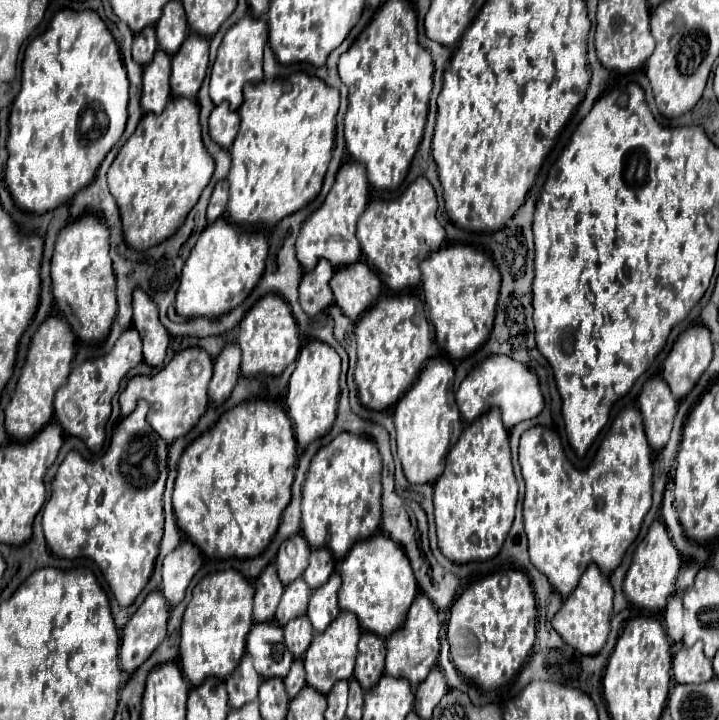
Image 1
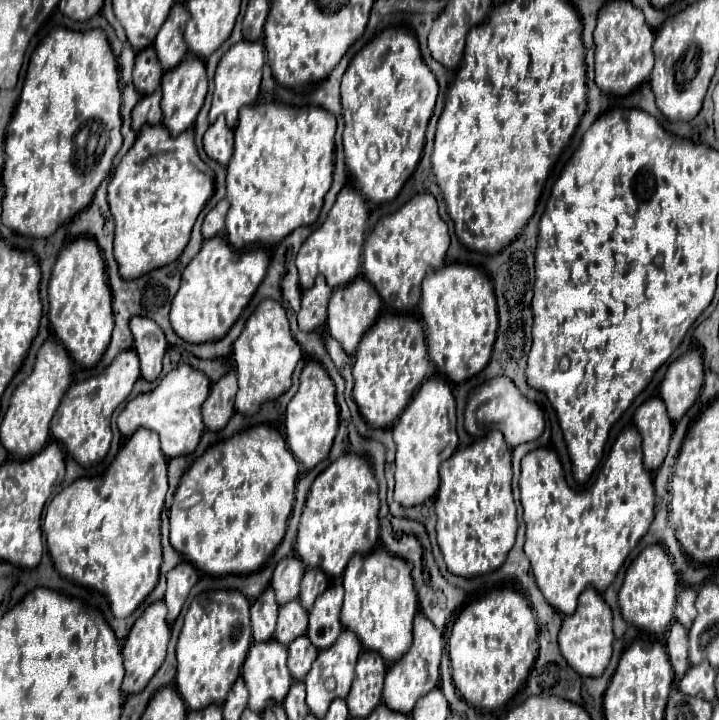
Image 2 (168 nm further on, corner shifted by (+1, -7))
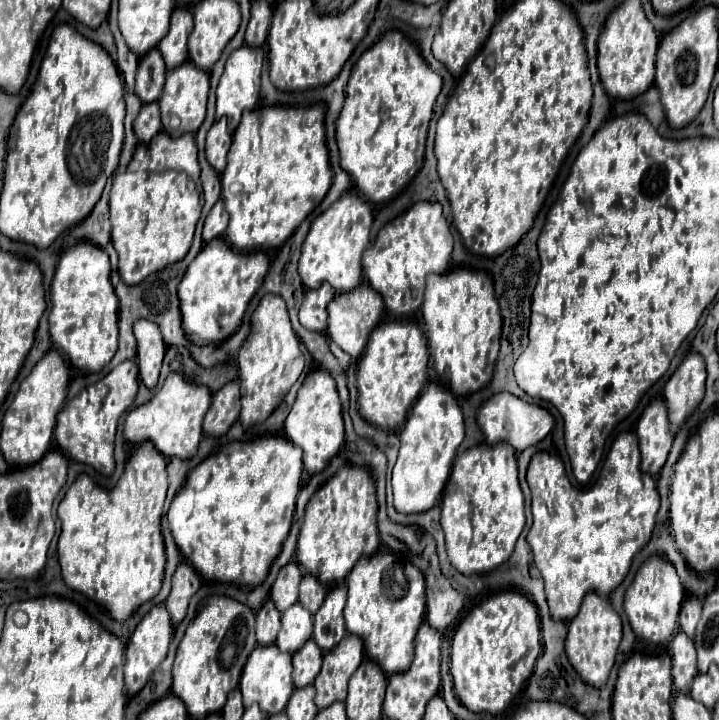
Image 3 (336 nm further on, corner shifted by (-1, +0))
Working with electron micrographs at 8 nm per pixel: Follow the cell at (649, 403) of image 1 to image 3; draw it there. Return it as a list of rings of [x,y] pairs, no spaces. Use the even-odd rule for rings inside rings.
[[[654,399],[638,419],[636,427],[640,439],[640,455],[642,455],[642,471],[650,475],[658,475],[664,467],[664,461],[672,447],[672,431],[666,413],[666,403],[662,399]]]

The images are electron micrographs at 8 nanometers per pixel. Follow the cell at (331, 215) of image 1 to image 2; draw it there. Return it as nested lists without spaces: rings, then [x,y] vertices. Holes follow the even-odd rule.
[[[344,186],[344,190],[338,194],[336,204],[332,206],[324,224],[306,238],[306,242],[302,244],[296,256],[302,288],[314,286],[314,280],[320,274],[324,274],[330,288],[346,286],[348,282],[352,282],[352,278],[360,274],[362,244],[366,238],[366,218],[368,218],[368,208],[362,194],[352,186]]]

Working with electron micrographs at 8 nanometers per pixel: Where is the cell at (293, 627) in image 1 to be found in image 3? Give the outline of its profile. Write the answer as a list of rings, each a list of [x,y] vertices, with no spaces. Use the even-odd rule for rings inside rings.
[[[308,639],[294,655],[292,655],[292,667],[294,667],[294,685],[306,687],[312,685],[320,665],[322,665],[322,649],[314,643],[314,639]]]

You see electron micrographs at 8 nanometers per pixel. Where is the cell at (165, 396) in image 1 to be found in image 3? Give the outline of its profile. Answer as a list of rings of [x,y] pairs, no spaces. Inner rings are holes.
[[[170,373],[162,385],[162,389],[144,405],[132,409],[124,421],[124,439],[130,443],[152,441],[158,451],[166,457],[190,459],[198,451],[198,443],[202,439],[202,421],[210,407],[210,389],[196,381],[188,381],[184,373]]]

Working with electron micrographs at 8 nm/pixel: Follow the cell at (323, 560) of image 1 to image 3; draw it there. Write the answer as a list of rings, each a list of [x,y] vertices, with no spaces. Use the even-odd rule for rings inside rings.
[[[304,575],[302,583],[300,583],[300,603],[310,611],[318,611],[318,607],[322,605],[322,599],[326,597],[326,587],[318,581],[318,577],[314,575]]]

